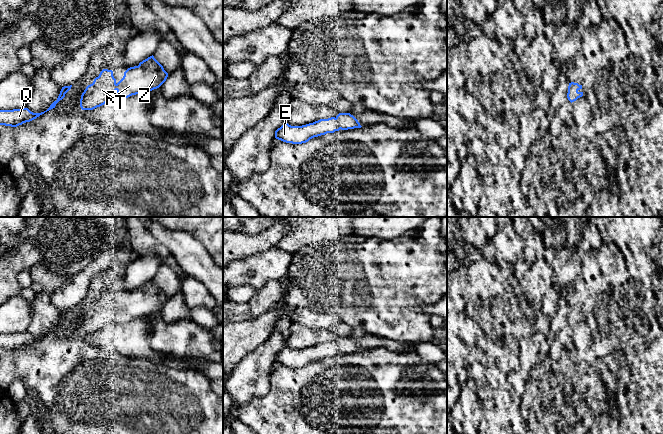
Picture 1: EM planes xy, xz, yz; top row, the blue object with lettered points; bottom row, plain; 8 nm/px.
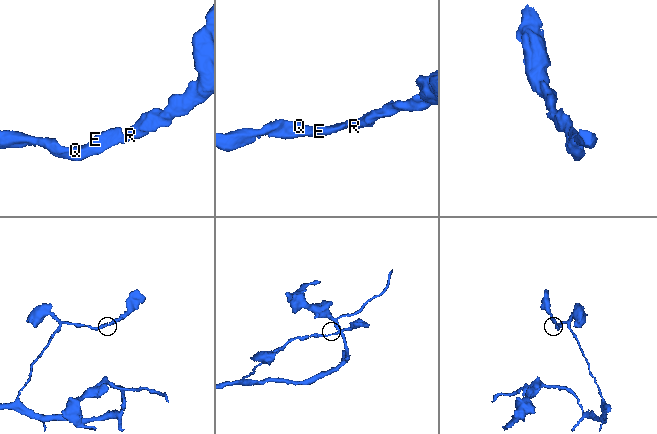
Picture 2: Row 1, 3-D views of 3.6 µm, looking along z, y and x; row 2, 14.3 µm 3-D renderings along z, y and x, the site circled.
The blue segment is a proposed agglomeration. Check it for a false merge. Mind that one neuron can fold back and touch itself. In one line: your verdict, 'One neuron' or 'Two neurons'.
One neuron

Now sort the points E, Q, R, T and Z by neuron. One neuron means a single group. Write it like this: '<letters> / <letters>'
E Q R T Z

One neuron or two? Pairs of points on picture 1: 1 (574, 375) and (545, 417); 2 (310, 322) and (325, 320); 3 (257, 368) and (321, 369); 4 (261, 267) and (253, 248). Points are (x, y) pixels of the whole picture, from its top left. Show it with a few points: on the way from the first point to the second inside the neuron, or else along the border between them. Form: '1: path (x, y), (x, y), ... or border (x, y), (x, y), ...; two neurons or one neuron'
1: path (563, 386), (560, 390), (560, 403), (556, 407); one neuron
2: path (314, 320), (321, 320); one neuron
3: border (271, 370), (270, 387), (266, 393); two neurons
4: border (276, 246), (237, 258), (233, 261); two neurons

